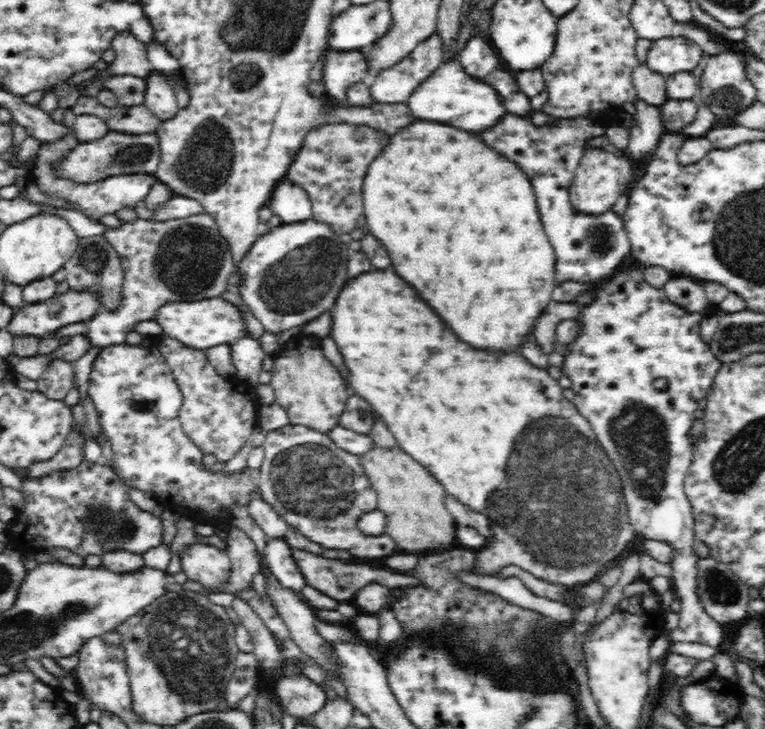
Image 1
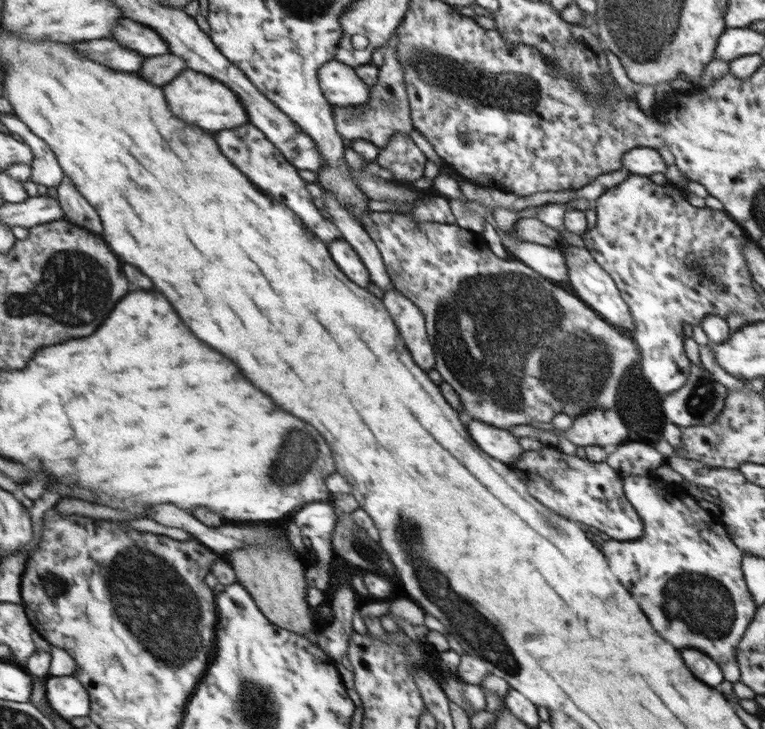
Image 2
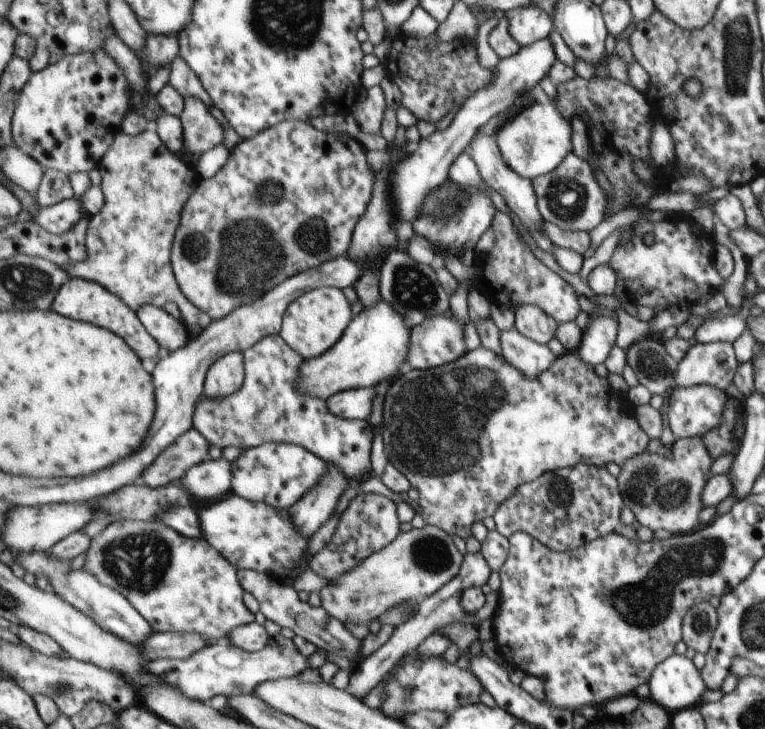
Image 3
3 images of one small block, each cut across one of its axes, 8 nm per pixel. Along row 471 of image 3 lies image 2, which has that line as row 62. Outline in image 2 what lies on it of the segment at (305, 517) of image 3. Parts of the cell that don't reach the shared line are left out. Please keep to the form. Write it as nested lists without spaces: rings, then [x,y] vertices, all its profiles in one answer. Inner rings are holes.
[[[334,60],[320,69],[320,82],[324,93],[333,105],[348,106],[365,105],[371,100],[371,89],[359,77],[358,68],[347,63]]]

